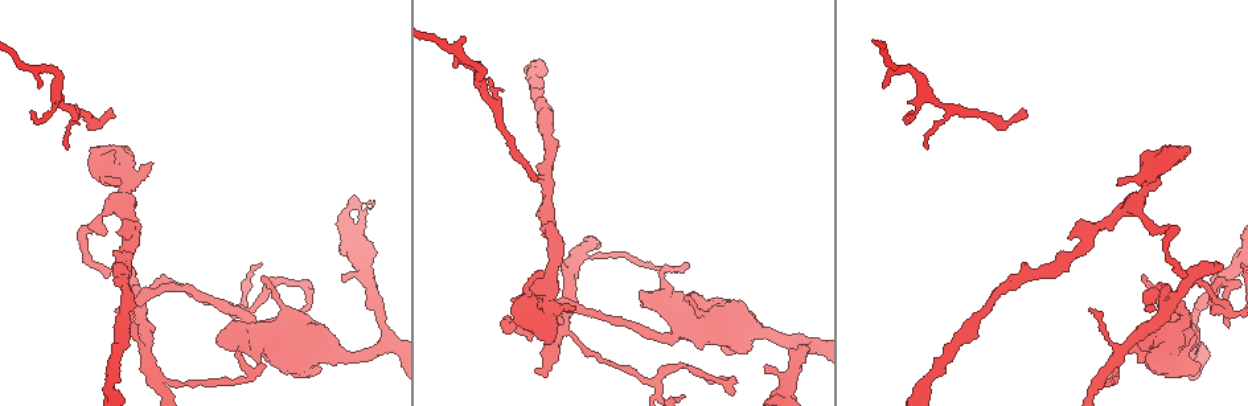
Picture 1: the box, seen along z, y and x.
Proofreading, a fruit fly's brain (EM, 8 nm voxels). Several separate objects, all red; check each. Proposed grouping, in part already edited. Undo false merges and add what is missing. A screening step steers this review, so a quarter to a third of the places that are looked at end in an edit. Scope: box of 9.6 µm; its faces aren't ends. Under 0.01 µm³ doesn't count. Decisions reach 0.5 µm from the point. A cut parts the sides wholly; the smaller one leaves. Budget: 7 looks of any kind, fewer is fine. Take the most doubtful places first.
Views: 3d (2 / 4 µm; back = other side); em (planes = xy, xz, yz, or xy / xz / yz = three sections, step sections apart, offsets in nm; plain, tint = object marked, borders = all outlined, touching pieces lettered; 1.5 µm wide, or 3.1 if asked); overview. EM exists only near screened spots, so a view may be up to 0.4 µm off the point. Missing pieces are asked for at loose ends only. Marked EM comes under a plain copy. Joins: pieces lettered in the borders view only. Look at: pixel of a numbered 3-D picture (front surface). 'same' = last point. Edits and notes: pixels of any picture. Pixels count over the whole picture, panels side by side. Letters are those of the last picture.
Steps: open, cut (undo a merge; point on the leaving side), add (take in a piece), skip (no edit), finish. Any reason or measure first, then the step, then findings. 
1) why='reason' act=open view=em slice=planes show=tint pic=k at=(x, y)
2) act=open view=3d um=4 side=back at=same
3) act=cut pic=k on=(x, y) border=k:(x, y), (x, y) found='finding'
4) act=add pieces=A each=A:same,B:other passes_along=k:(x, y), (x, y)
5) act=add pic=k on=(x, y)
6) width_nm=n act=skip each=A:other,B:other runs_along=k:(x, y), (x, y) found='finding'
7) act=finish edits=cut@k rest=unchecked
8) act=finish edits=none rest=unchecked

why='branch stops here' act=open view=3d um=2 pic=1 at=(1214, 267)

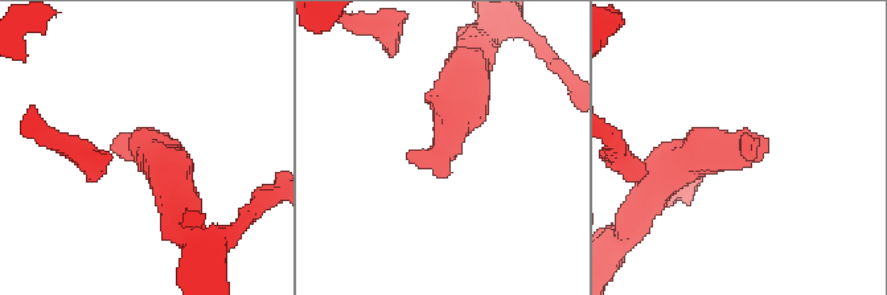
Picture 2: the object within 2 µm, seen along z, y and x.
act=open view=em slice=planes show=borders pic=2 at=(111, 147)

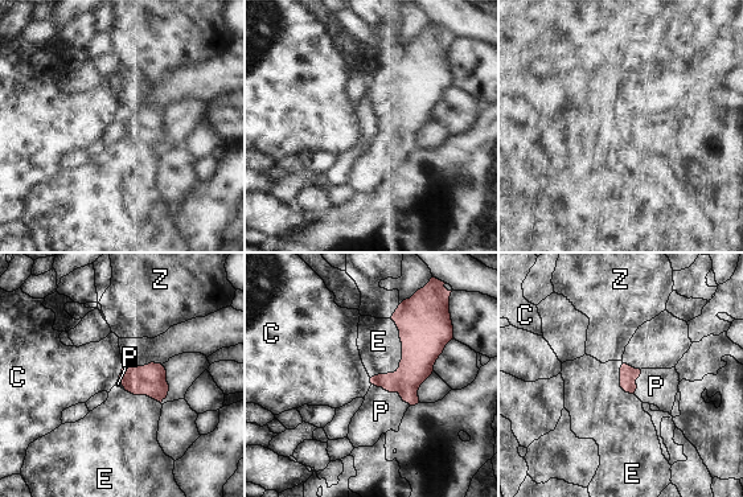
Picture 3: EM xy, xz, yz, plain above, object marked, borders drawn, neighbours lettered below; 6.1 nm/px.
longest_contact=E:400nm act=add pieces=P each=C:other,E:other,P:same,Z:other passes_along=3:(417, 365), (391, 391), (381, 411) found='it goes on there'

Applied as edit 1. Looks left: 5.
act=open view=overview

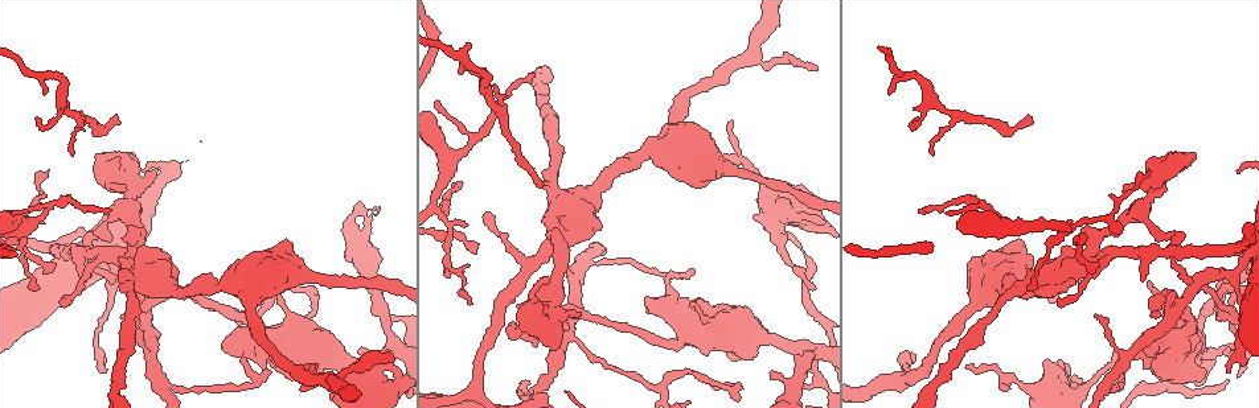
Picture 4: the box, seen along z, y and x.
why='tapers out' act=open view=em slice=planes show=borders pic=4 at=(932, 154)

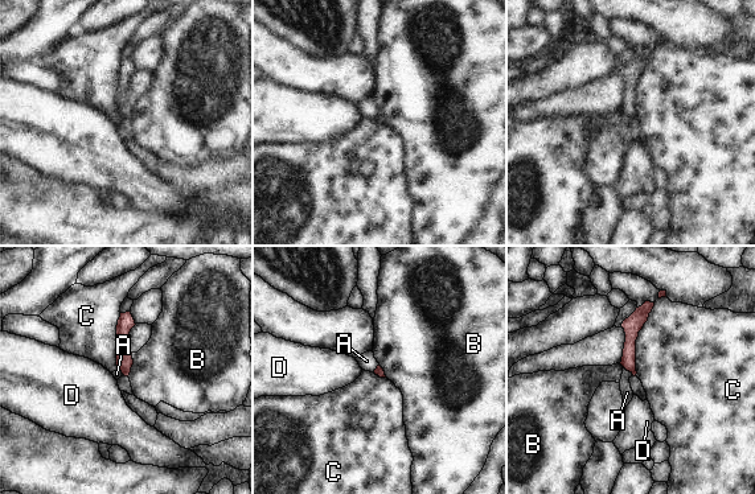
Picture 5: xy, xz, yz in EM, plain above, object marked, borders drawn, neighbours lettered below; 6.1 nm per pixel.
act=skip each=A:other,B:other,C:other,D:other runs_along=5:(649, 305), (631, 326), (632, 369) found='no lettered piece goes on from it'

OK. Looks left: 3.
why='touches itself' act=open view=em slice=yz step=8 show=tint pic=4 at=(1120, 385)

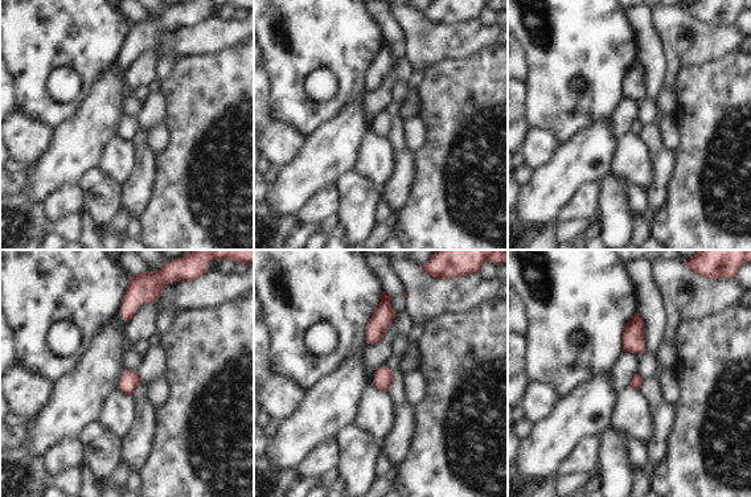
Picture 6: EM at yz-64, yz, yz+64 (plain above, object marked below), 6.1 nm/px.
why='another direction' act=open view=em slice=planes show=borders at=same

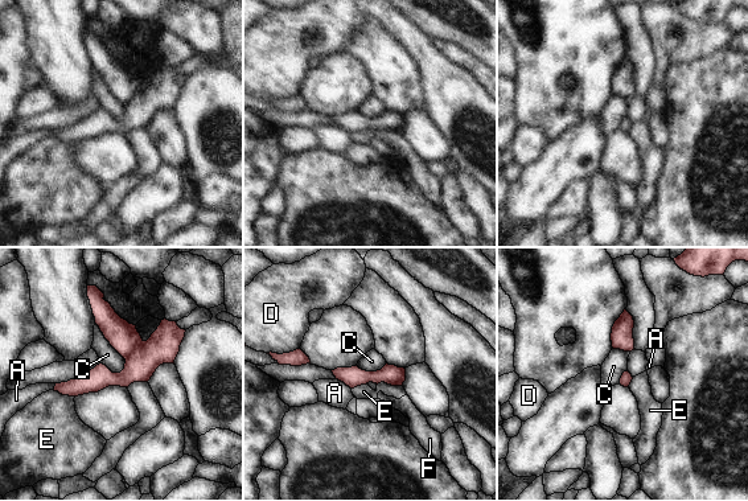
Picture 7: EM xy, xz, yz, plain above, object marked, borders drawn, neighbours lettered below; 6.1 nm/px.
width_nm=70 act=cut pic=7 on=(123, 337) each=A:other,C:other,D:other,E:other,F:other border=7:(144, 341), (126, 360) found='two neurons meet here'

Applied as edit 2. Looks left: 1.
act=finish edits=add@3,cut@7 rest=unchecked

